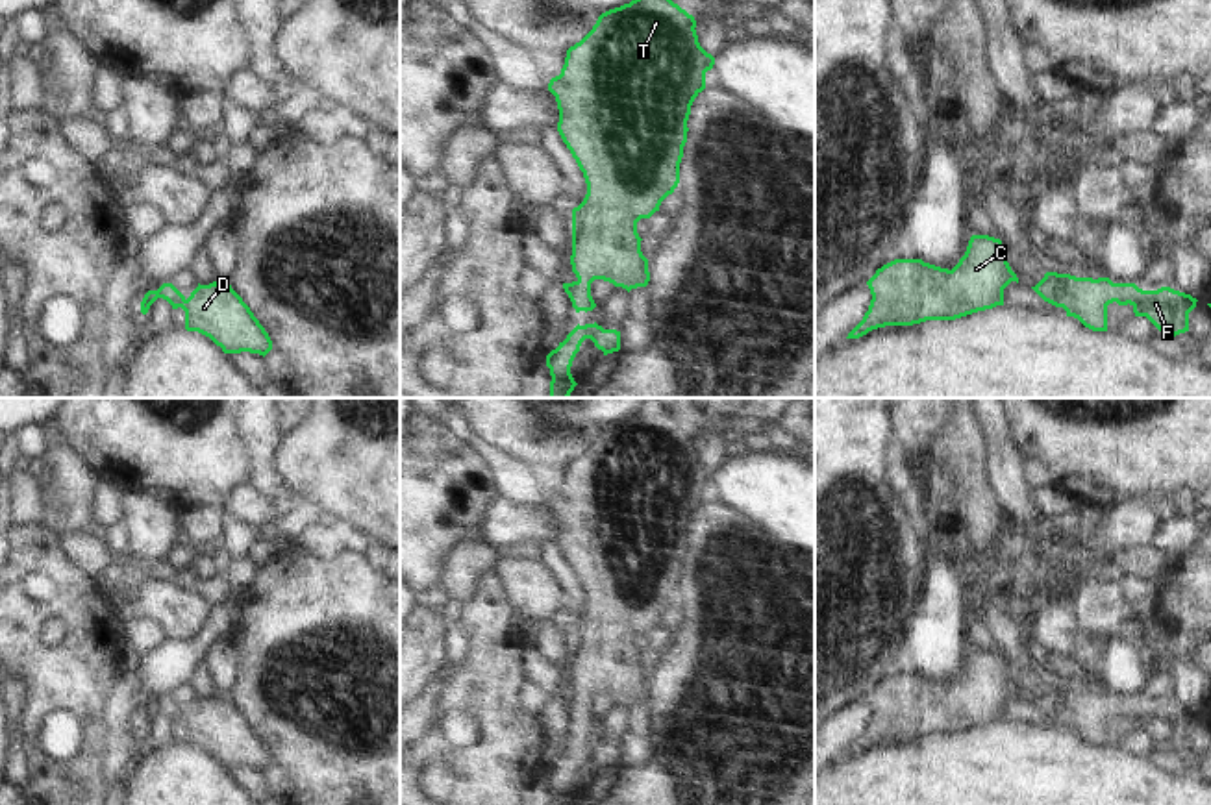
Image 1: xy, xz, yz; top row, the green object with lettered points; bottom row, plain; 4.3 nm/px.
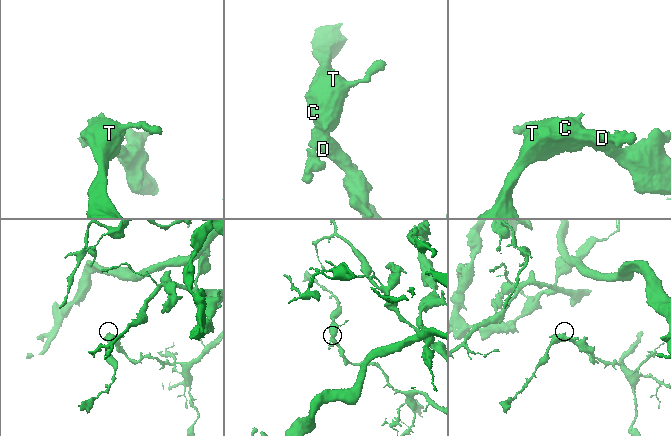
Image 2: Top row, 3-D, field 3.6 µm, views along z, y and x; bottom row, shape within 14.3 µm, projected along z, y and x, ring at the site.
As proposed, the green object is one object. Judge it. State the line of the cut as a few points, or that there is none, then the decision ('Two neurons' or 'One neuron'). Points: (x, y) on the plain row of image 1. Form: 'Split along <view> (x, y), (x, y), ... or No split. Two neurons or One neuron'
No split. One neuron

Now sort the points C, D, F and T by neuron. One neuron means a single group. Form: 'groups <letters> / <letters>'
groups C D F T

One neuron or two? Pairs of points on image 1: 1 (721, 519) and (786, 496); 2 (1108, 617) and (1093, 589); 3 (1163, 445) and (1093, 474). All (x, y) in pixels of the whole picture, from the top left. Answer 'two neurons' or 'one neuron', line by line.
1: two neurons
2: one neuron
3: one neuron

